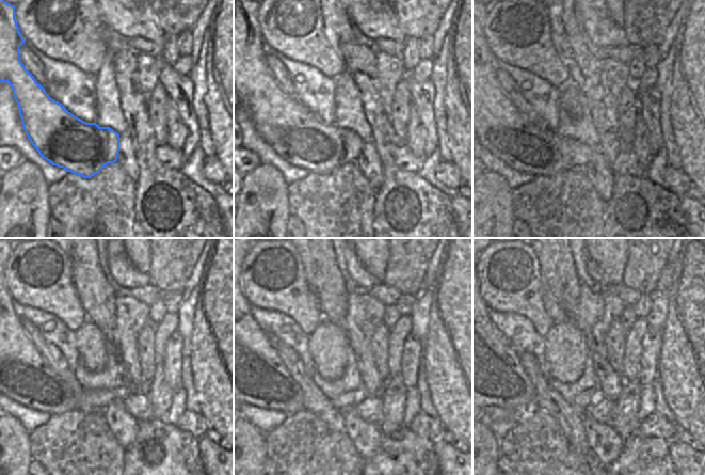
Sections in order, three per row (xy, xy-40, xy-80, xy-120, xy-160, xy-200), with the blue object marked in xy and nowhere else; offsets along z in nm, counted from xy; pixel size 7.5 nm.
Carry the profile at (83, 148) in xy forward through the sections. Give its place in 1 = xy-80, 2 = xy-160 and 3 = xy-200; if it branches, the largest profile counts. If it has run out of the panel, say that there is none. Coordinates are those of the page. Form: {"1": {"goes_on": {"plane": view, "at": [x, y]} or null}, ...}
{"1": {"goes_on": {"plane": "xy-80", "at": [532, 147]}}, "2": {"goes_on": {"plane": "xy-160", "at": [255, 375]}}, "3": {"goes_on": {"plane": "xy-200", "at": [494, 376]}}}

